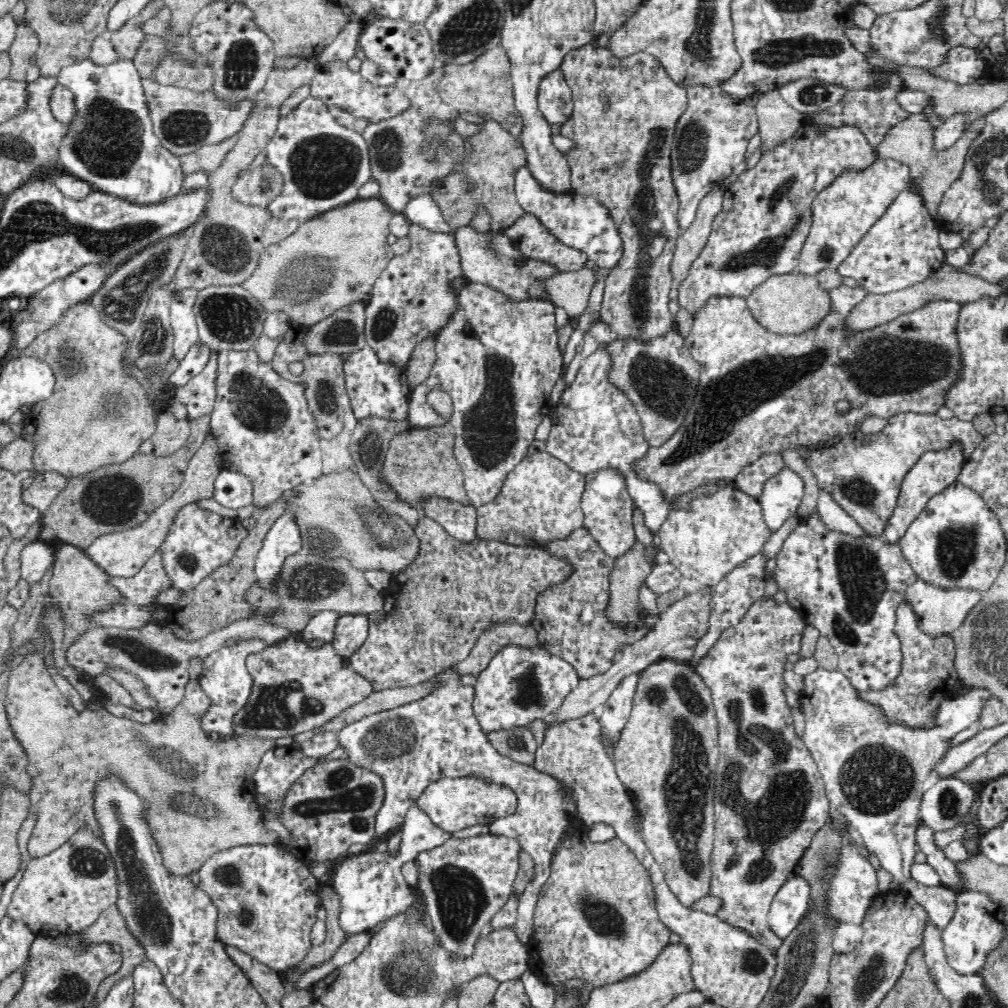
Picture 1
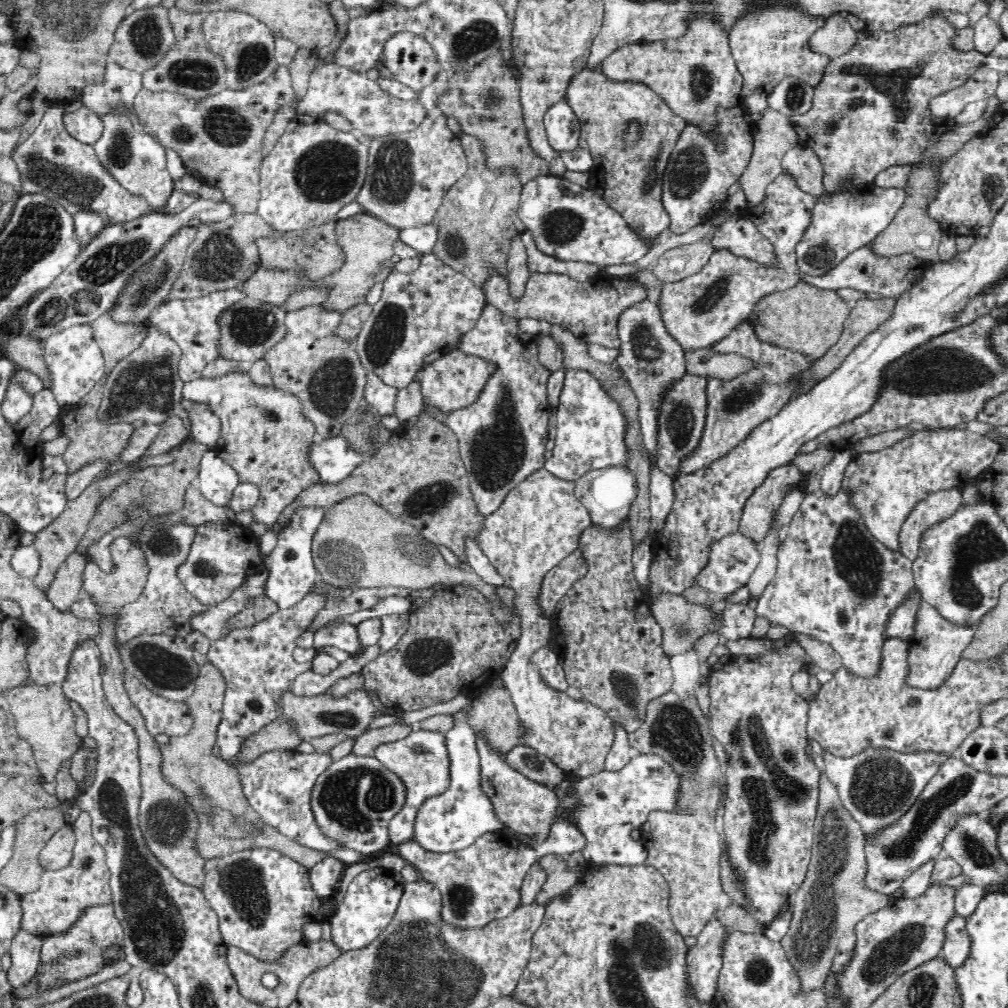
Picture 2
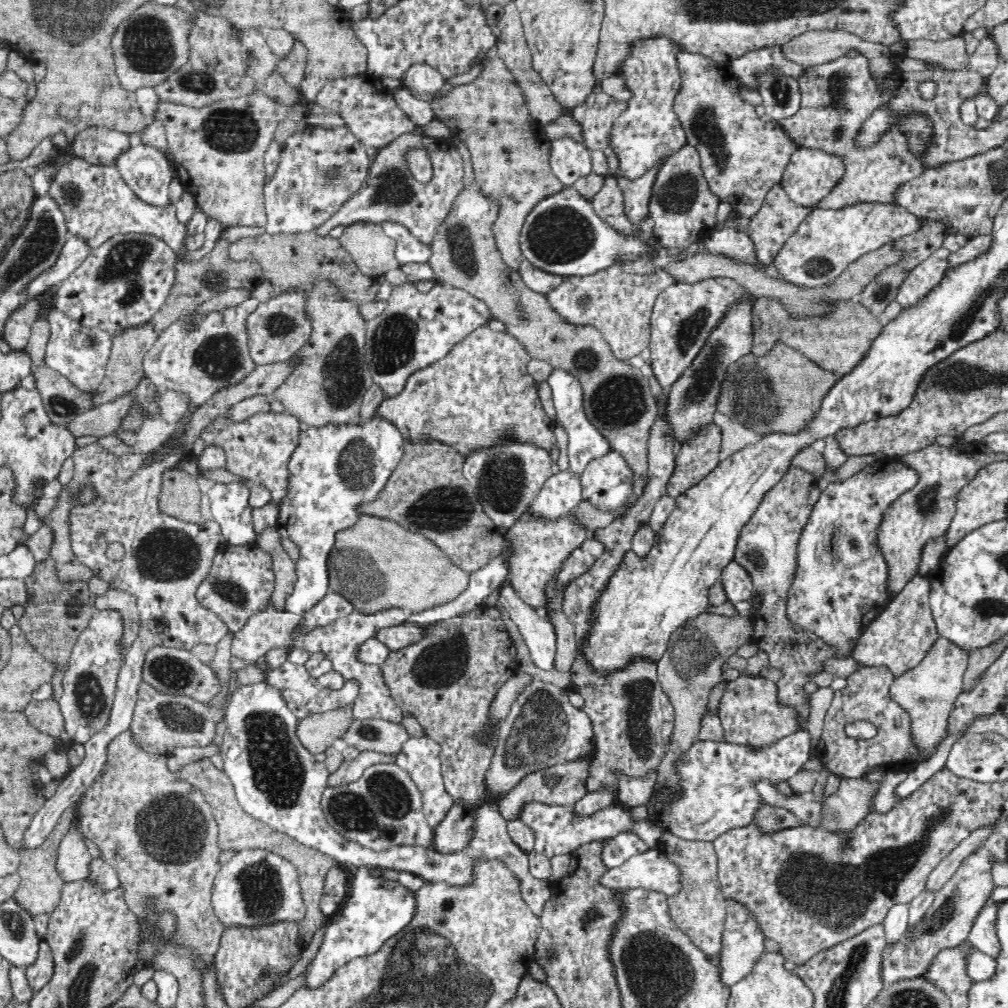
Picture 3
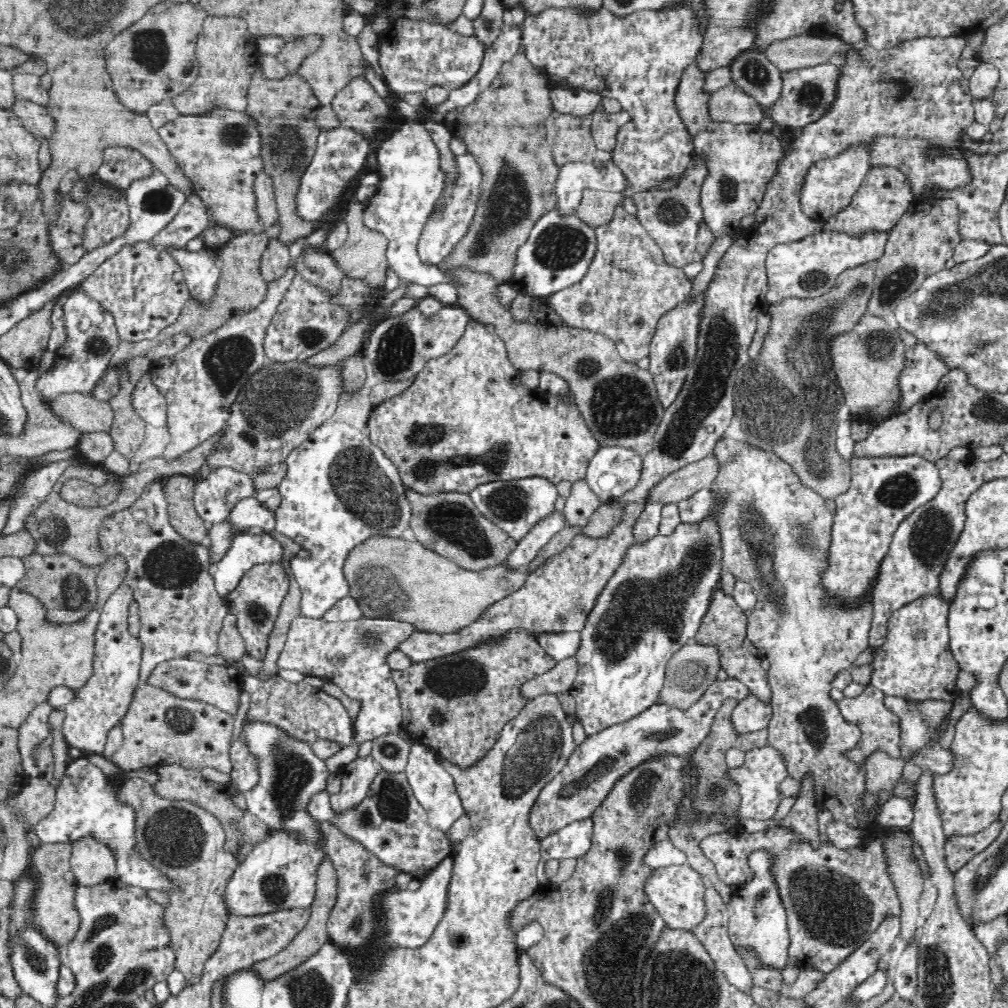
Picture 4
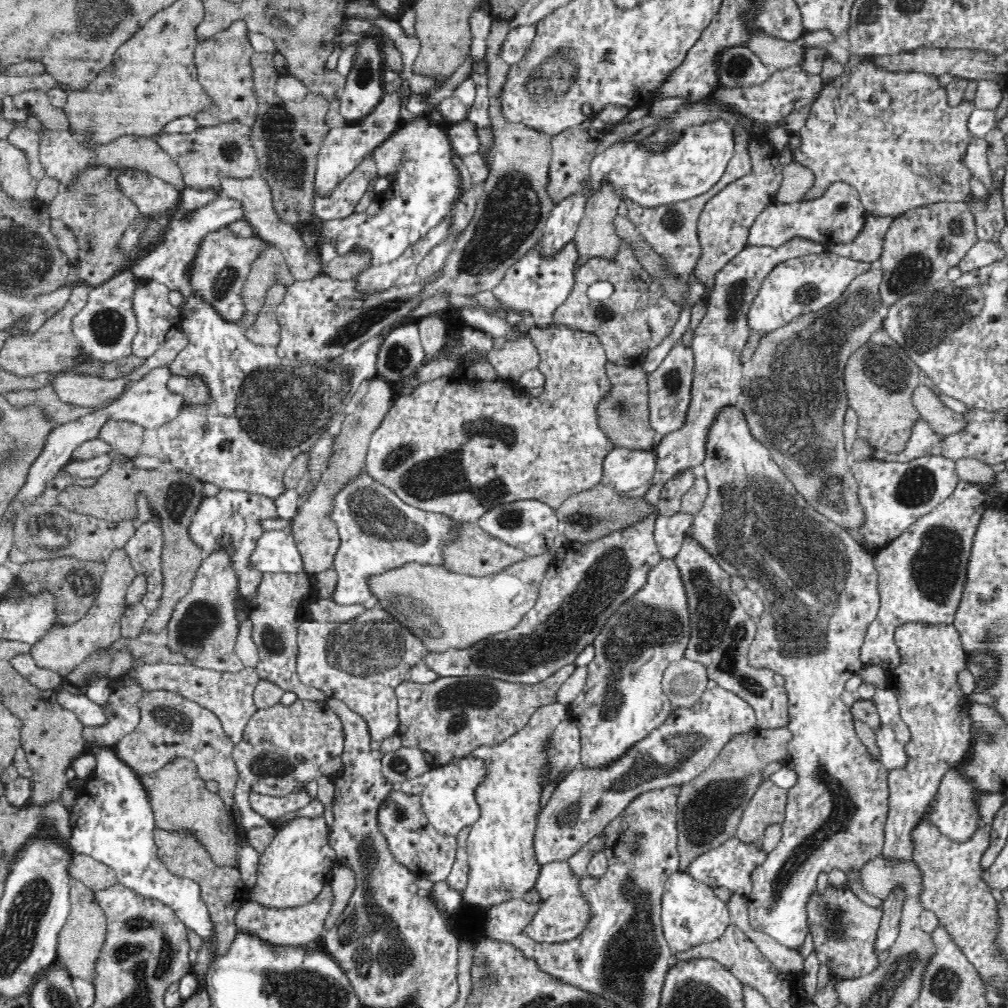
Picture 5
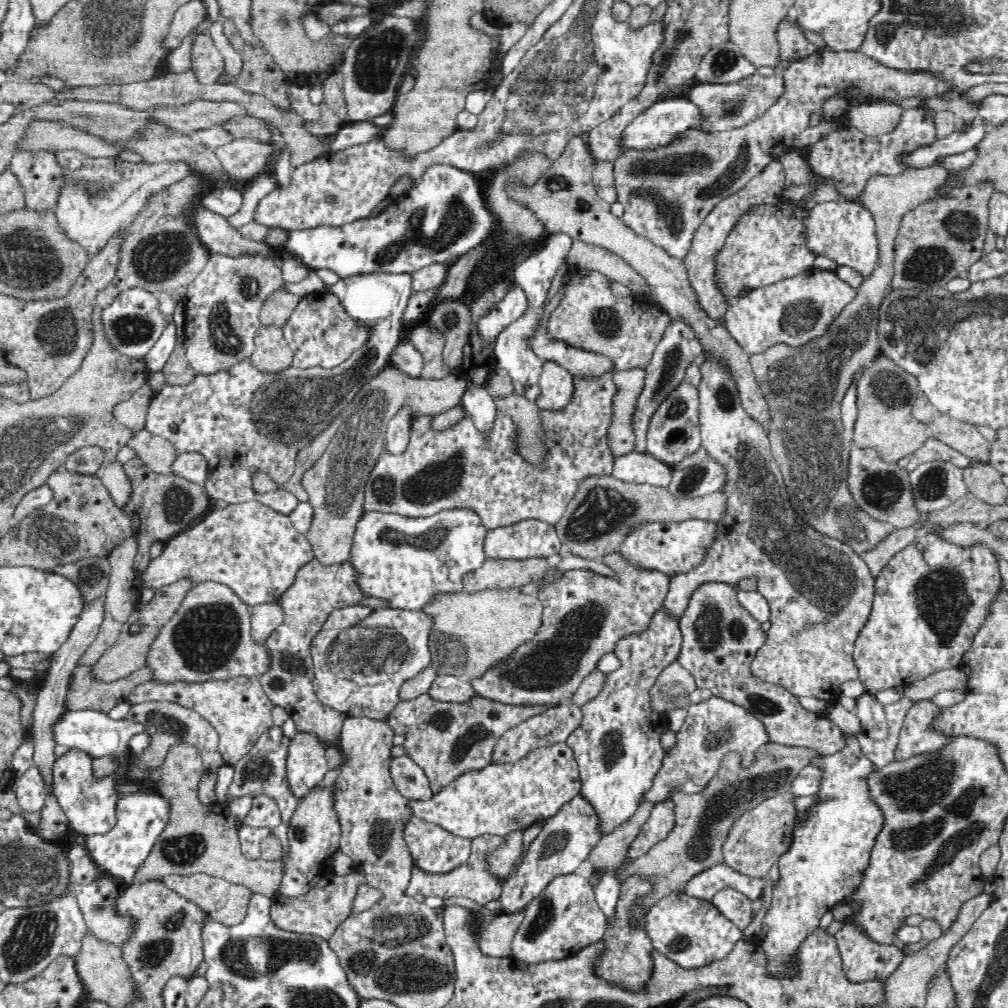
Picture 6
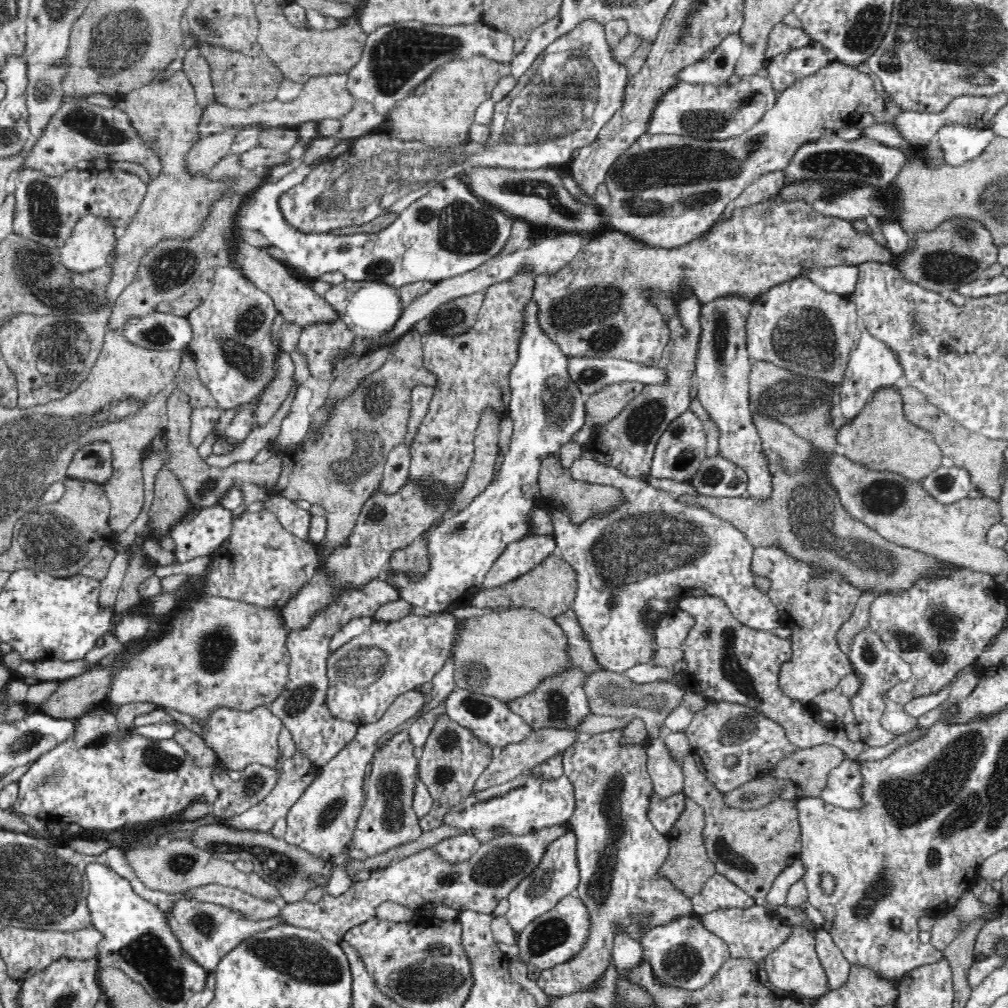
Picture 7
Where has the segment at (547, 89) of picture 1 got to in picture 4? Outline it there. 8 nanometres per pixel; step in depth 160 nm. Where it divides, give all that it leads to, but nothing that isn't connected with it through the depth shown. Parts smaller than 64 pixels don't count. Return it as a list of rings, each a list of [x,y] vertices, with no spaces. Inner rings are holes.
[[[580,161],[564,163],[555,183],[555,208],[565,216],[572,216],[577,214],[584,189],[618,192],[624,196],[625,182],[614,162],[603,166],[593,163],[590,167]]]

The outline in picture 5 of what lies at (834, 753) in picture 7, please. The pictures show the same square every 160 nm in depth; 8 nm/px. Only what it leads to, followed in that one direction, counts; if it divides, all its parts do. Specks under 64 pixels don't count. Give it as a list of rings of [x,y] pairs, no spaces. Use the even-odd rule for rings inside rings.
[[[754,728],[752,732],[734,734],[702,774],[682,784],[677,799],[679,872],[686,871],[692,860],[708,850],[714,850],[719,843],[736,834],[742,812],[766,780],[764,768],[770,762],[779,762],[783,766],[787,761],[786,742],[789,738],[786,728],[766,728],[764,732]]]

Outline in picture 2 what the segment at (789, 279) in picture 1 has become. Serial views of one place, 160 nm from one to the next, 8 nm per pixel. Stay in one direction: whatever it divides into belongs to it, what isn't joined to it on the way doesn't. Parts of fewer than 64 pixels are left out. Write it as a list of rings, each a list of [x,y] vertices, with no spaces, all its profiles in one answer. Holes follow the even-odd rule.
[[[800,280],[786,290],[772,291],[759,299],[748,321],[758,338],[776,343],[778,347],[804,351],[810,359],[817,361],[836,344],[850,312],[850,306],[836,291]]]

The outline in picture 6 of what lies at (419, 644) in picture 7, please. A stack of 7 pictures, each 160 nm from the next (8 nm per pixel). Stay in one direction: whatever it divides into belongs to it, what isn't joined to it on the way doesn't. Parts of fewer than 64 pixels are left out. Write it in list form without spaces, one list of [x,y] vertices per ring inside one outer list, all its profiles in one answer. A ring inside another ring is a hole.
[[[388,607],[372,610],[354,627],[316,631],[310,653],[313,687],[319,701],[347,716],[388,721],[406,679],[432,664],[427,640],[430,629],[431,618],[418,608]]]

